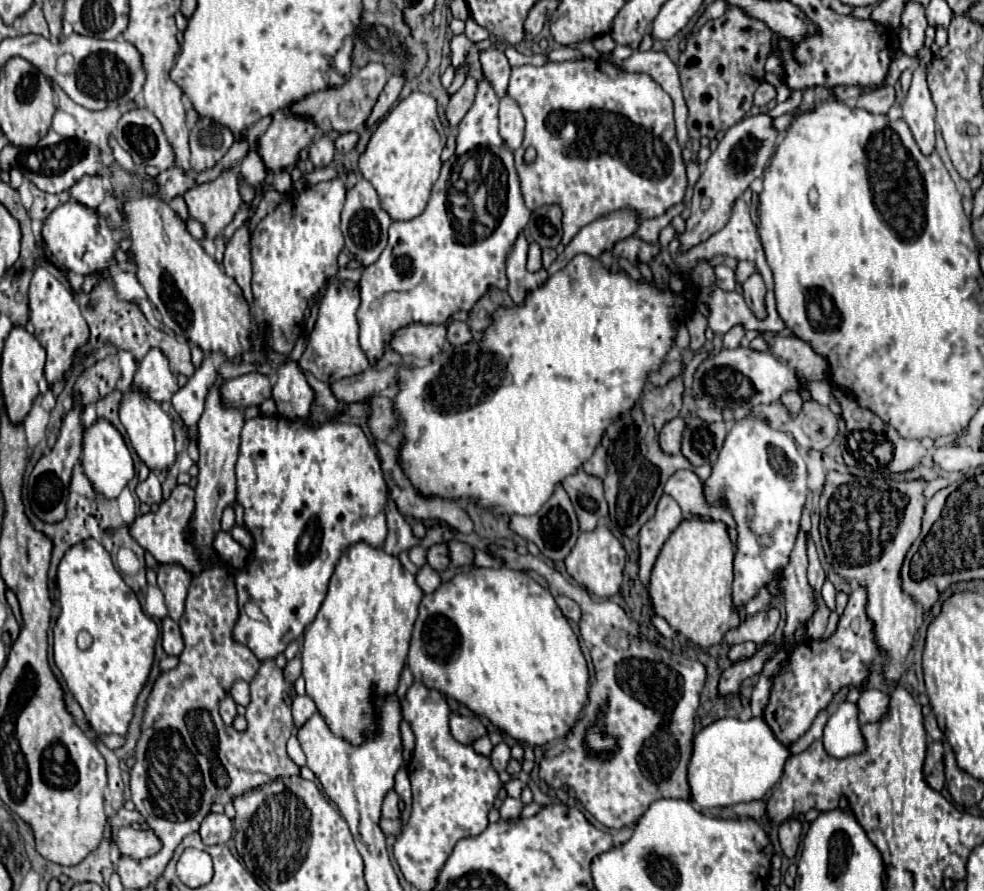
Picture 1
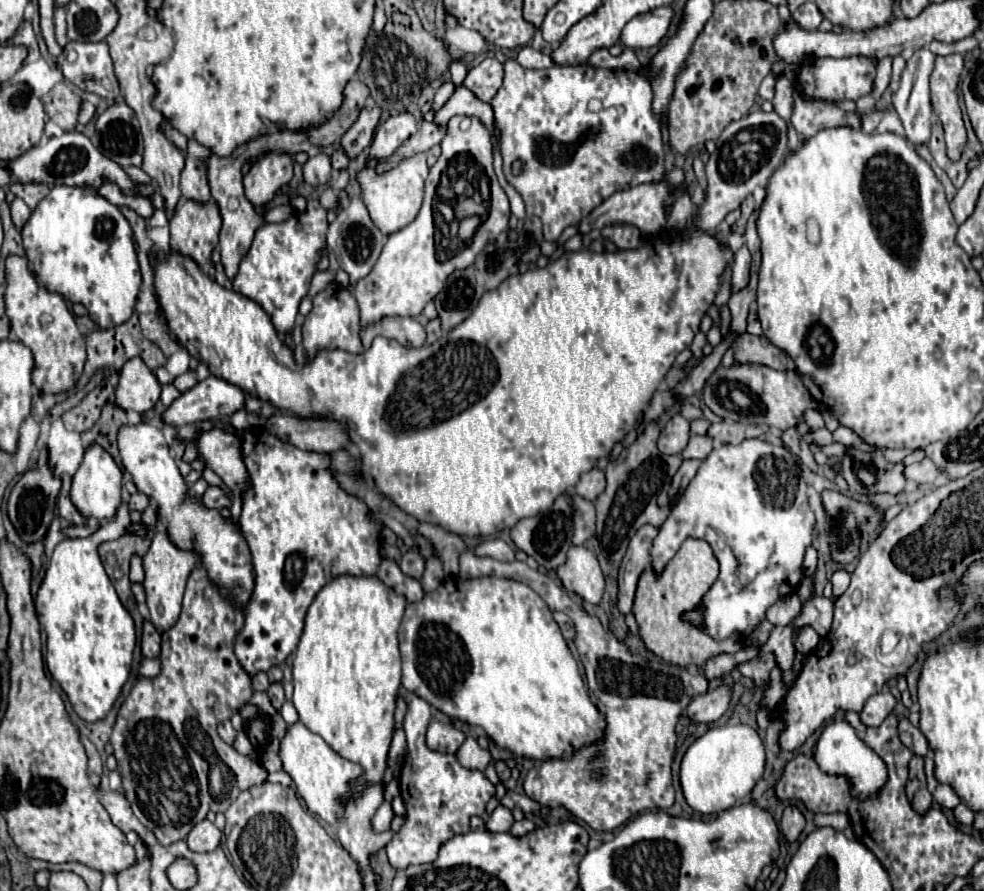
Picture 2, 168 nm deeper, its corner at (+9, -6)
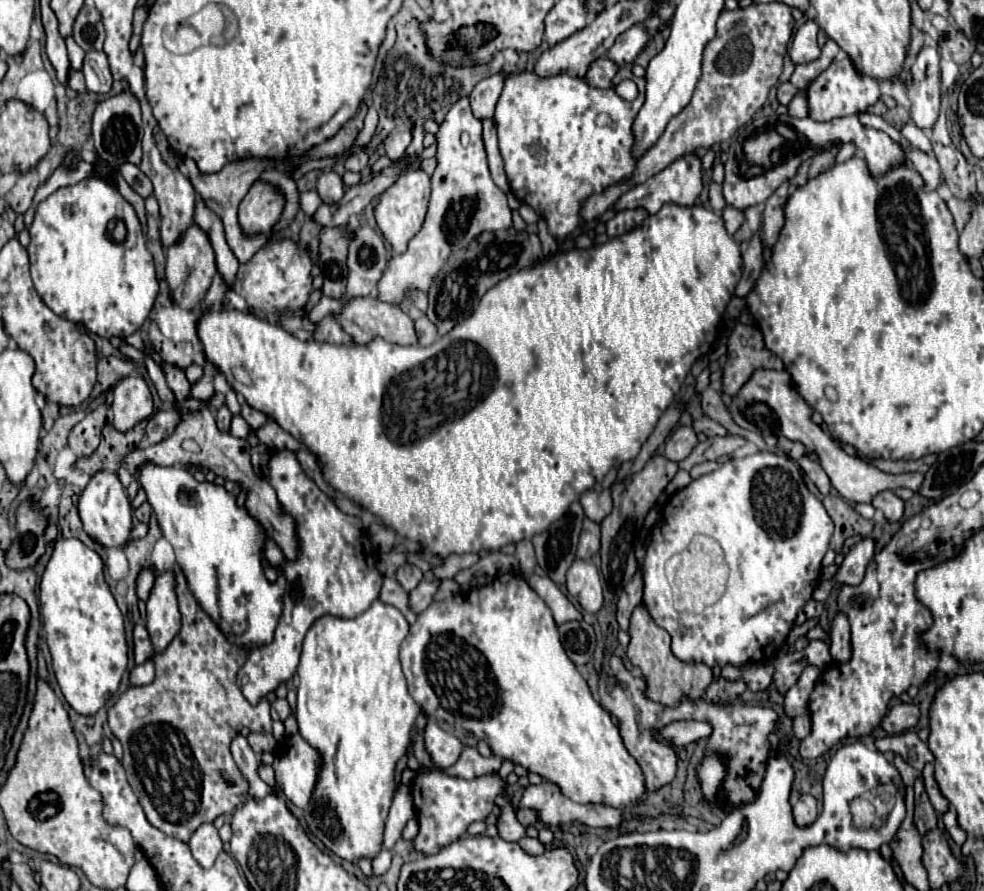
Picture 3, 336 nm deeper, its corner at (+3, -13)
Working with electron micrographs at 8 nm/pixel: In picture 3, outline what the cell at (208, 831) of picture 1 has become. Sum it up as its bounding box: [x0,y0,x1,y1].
[188,823,222,869]

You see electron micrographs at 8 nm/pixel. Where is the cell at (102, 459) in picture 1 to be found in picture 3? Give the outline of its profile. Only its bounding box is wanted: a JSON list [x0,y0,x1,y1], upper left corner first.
[78,471,134,547]

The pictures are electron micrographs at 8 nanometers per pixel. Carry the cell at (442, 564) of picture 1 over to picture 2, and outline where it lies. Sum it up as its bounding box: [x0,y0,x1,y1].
[400,550,426,580]

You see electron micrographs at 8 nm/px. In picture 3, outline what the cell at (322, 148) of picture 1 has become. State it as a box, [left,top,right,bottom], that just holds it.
[316,169,344,205]

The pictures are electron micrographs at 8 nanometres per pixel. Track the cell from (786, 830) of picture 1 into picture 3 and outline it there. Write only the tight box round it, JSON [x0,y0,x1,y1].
[794,795,818,827]

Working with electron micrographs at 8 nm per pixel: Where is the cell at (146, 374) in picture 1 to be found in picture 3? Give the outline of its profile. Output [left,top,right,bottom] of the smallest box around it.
[112,373,152,431]

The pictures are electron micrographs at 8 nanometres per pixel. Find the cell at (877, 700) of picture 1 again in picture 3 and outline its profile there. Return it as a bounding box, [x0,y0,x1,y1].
[882,703,920,733]

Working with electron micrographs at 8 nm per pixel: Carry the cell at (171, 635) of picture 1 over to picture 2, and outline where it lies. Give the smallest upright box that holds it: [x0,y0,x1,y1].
[142,620,162,658]

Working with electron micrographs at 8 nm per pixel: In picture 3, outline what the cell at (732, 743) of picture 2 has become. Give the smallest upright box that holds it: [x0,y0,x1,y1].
[698,755,726,803]

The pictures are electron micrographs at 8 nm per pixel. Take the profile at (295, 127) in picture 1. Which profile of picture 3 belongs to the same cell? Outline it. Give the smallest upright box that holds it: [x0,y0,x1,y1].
[238,181,284,237]

